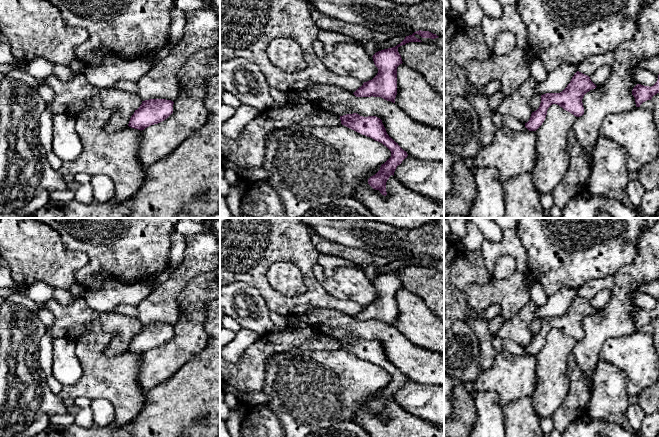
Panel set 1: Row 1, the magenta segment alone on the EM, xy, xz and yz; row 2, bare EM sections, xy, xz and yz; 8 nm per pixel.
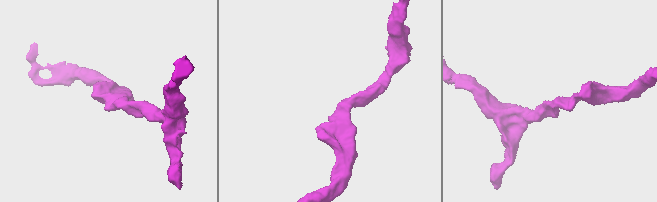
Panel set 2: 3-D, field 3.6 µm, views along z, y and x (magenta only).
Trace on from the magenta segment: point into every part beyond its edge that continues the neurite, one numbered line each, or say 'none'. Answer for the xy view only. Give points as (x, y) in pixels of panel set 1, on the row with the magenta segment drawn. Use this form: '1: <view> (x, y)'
none

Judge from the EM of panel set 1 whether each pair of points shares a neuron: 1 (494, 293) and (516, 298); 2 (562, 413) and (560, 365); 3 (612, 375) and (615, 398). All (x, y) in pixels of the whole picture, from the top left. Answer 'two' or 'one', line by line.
1: one
2: two
3: one

